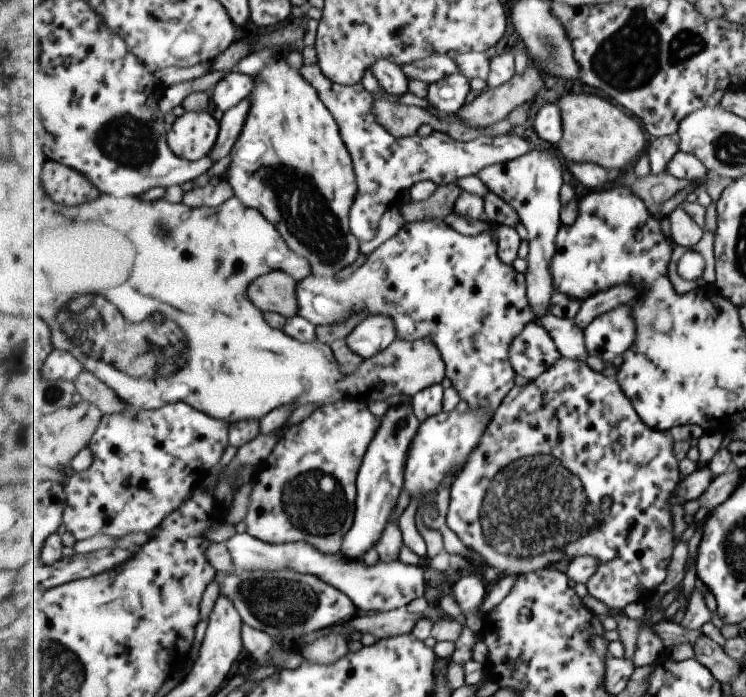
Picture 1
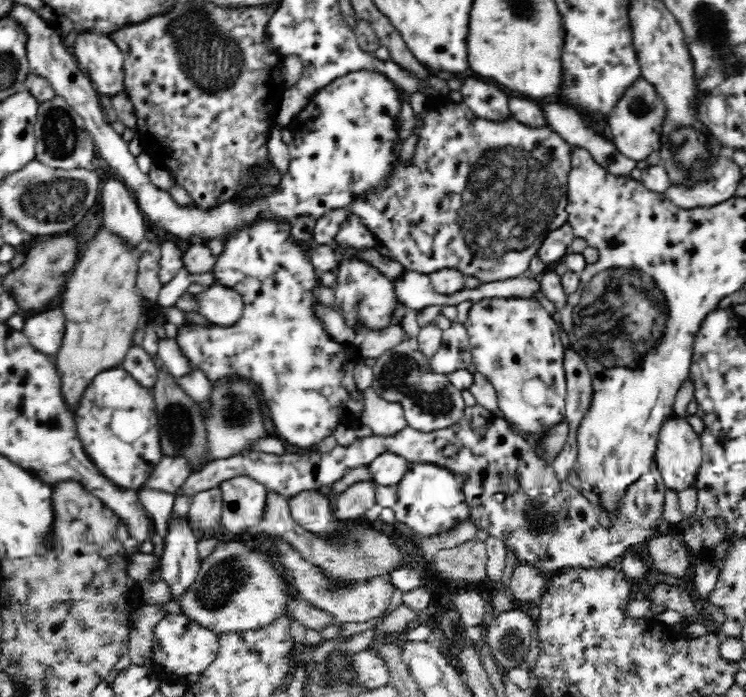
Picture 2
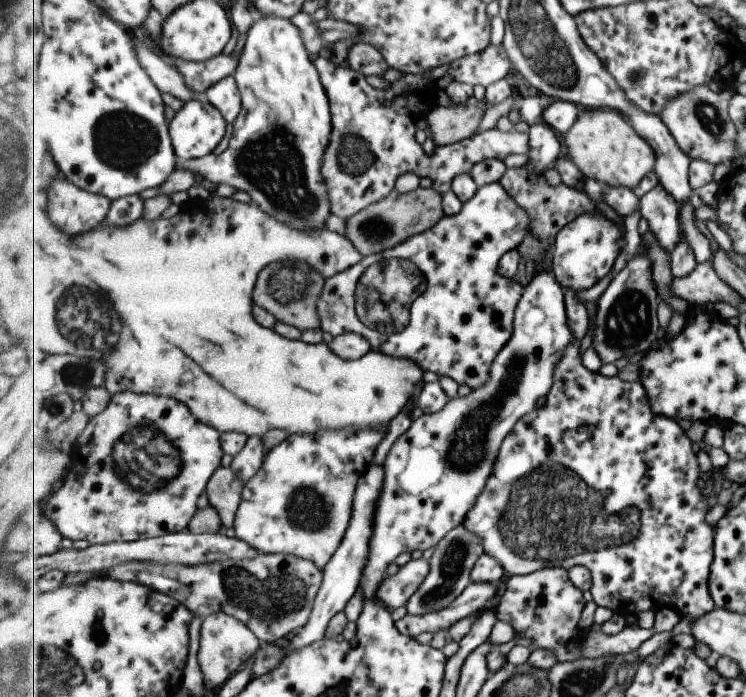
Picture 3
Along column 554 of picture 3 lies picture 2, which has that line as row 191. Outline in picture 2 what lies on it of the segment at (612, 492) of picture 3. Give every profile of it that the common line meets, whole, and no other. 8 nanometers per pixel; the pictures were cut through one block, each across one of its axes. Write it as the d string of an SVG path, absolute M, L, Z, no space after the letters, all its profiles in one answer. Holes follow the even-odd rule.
M447 100L446 104L440 102L432 108L428 108L424 118L417 117L414 134L418 135L420 142L418 142L418 150L414 154L412 164L408 168L398 166L398 170L394 170L386 190L376 192L376 194L370 192L366 196L358 196L358 199L354 200L354 203L349 207L350 210L363 219L363 224L376 235L379 244L388 248L388 254L403 264L410 272L429 275L442 269L456 269L462 272L466 278L474 276L482 283L522 276L529 269L529 262L537 255L545 238L553 230L567 224L569 214L565 211L565 207L567 206L567 176L570 172L571 145L551 128L530 128L528 125L520 124L520 121L516 119L506 120L506 122L486 120L476 116L463 101L451 100Z

